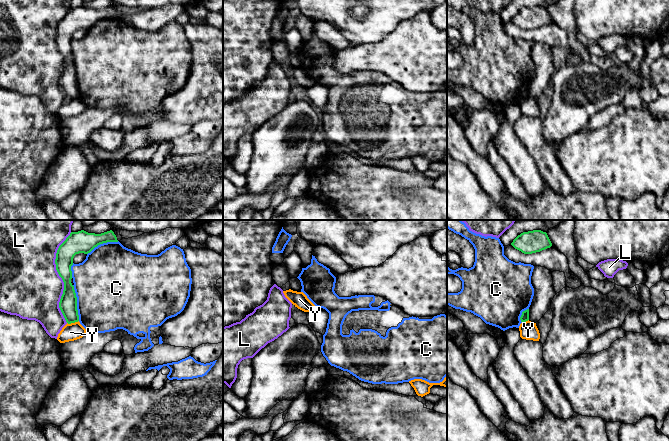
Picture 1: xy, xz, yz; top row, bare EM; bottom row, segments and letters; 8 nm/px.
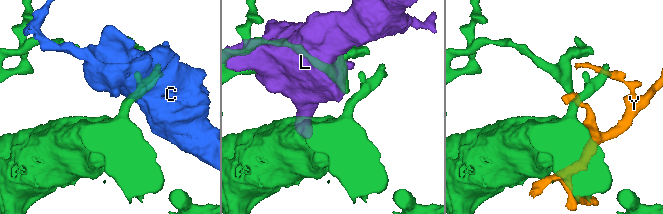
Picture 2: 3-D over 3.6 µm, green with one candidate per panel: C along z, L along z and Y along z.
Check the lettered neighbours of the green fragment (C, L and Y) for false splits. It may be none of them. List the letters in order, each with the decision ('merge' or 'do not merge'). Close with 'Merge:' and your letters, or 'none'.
C: do not merge
L: do not merge
Y: do not merge
Merge: none

